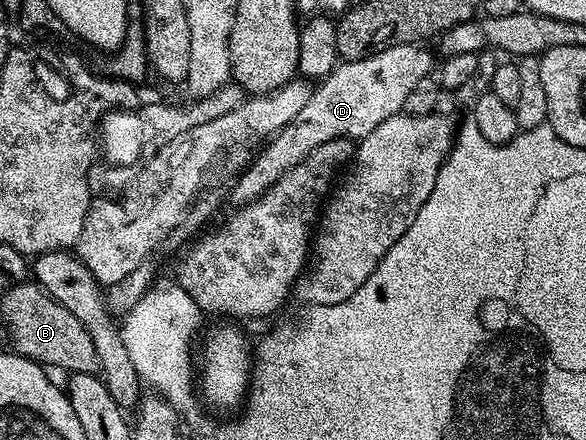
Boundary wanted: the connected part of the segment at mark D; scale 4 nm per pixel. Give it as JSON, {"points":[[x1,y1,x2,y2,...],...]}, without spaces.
{"points":[[416,43,389,45,369,57,337,64,332,74,313,88,306,107,257,152,236,177,236,186,232,189,233,206,257,201,275,181,282,179,286,171,304,161,310,151,322,147,327,141,370,135,378,123,386,123,386,119,403,110,406,95,410,95,414,83,432,72,431,55]]}

